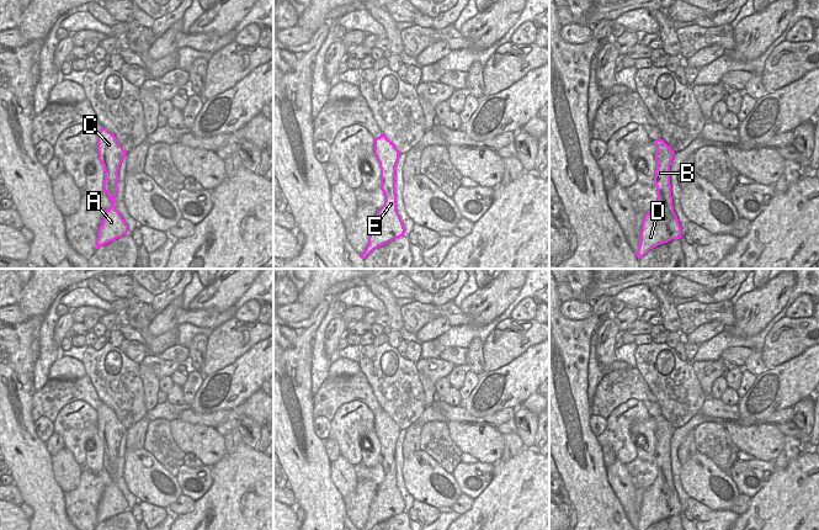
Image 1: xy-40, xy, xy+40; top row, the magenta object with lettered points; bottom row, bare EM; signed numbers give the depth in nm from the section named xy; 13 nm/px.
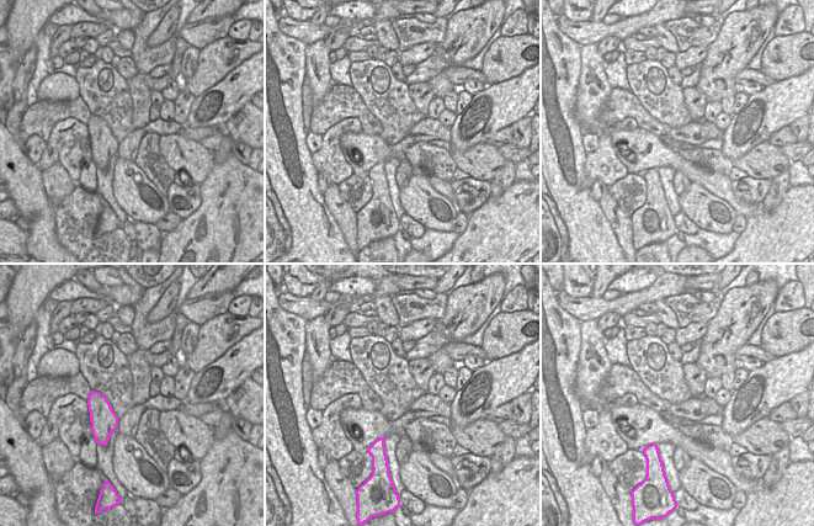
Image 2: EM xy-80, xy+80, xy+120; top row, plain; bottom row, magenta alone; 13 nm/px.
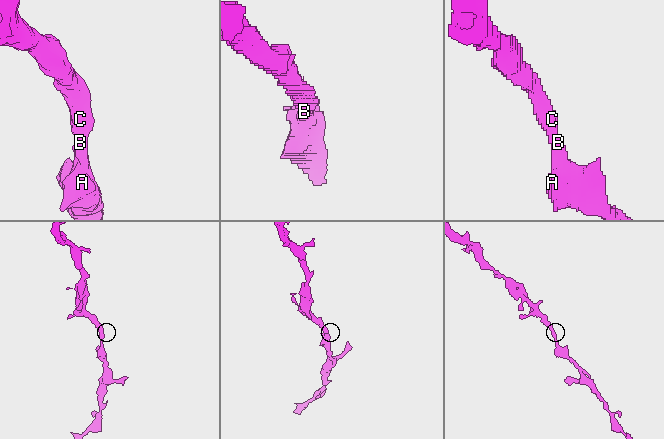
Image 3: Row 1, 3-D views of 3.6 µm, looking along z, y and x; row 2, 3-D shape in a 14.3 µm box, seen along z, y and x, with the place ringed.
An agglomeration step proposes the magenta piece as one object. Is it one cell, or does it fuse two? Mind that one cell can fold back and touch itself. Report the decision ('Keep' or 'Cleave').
Keep

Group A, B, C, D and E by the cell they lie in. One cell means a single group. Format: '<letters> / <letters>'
A B C D E

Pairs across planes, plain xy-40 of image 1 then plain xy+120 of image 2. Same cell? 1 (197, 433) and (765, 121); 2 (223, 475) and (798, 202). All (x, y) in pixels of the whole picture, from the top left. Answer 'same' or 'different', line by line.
1: different
2: same

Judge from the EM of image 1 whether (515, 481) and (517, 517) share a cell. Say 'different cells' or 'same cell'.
same cell

